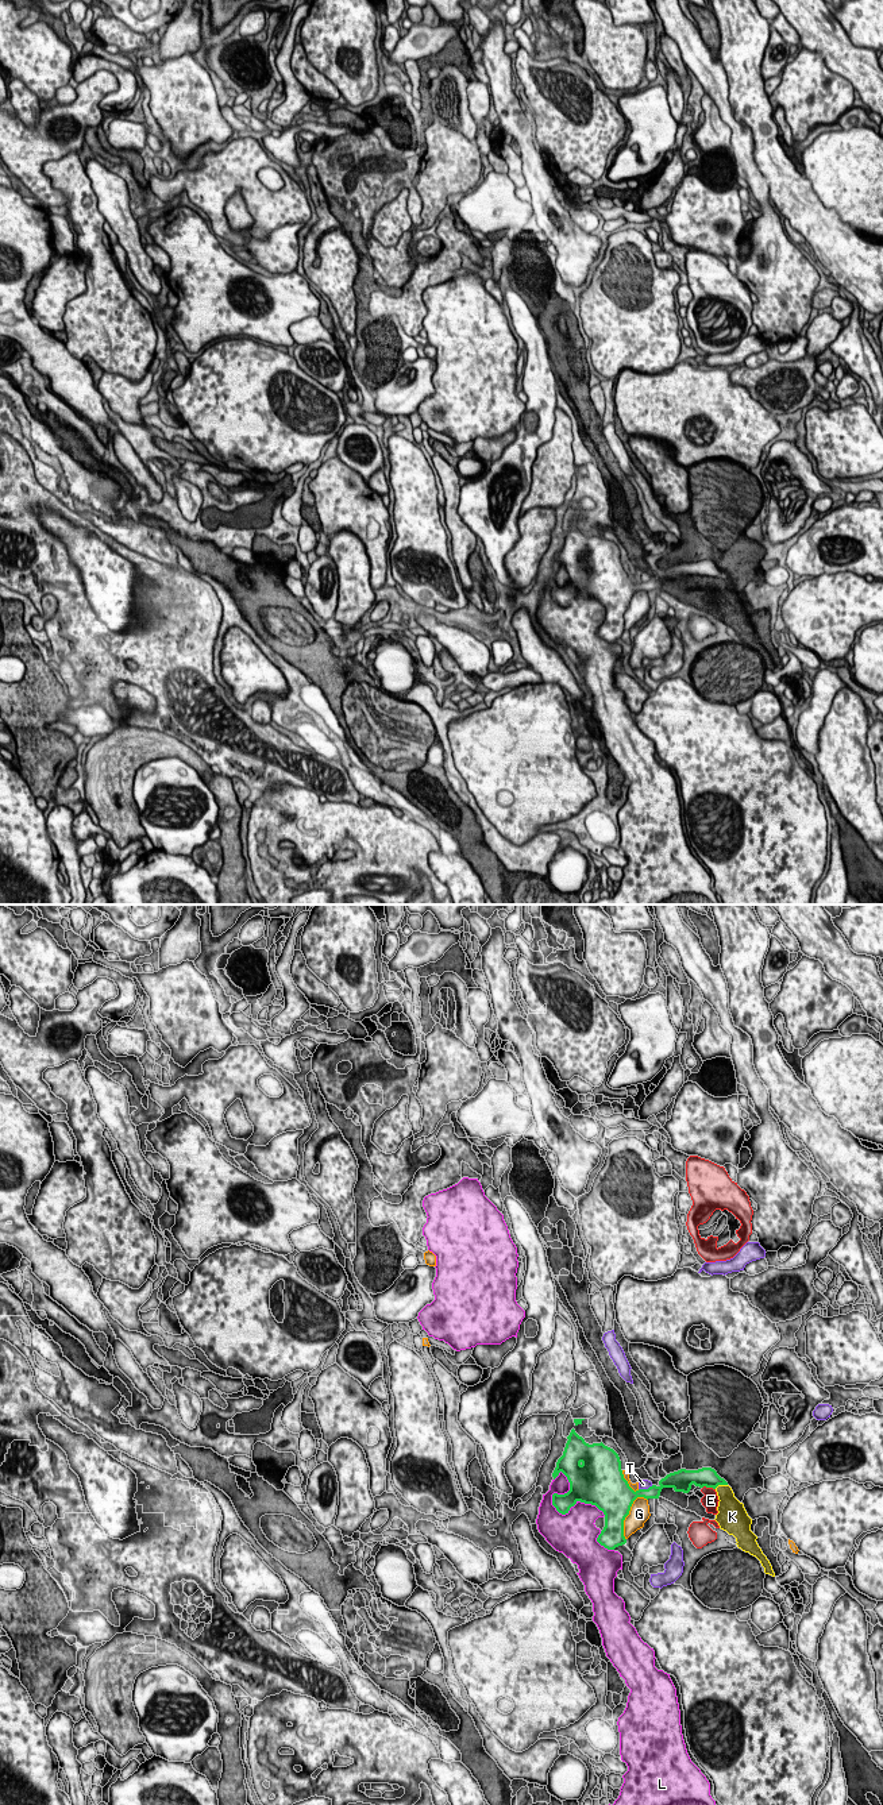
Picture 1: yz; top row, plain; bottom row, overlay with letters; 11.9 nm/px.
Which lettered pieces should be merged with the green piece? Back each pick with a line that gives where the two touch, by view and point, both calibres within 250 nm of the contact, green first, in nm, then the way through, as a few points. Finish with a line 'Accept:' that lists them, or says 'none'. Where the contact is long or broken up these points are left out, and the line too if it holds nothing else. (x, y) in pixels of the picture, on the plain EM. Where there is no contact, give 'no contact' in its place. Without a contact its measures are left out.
K: yz (720, 577) | 240/220 nm | across yz (708, 570), (720, 577), (728, 596)
Accept: K

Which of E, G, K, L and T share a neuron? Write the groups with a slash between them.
E / G / K / L / T

